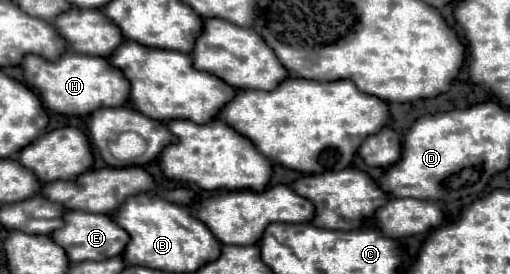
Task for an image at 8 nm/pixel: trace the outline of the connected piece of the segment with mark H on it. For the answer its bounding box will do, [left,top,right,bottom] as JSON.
[20,51,130,115]

